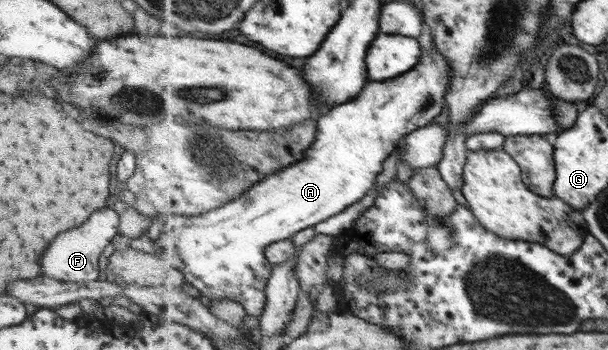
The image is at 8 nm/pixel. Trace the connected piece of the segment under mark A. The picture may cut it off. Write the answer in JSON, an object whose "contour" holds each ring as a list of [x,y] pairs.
{"contour":[[[437,46],[434,51],[425,51],[423,53],[421,62],[412,70],[411,73],[404,74],[403,77],[397,77],[389,80],[389,82],[371,82],[357,100],[353,102],[347,102],[347,104],[341,104],[337,106],[329,116],[325,114],[325,118],[319,120],[319,135],[318,140],[311,146],[311,149],[306,152],[305,158],[301,161],[293,164],[291,167],[281,170],[277,174],[273,174],[264,178],[262,181],[257,182],[248,191],[242,194],[238,199],[229,202],[226,206],[219,209],[213,209],[207,213],[201,213],[199,215],[167,215],[157,213],[151,219],[152,223],[150,227],[138,237],[132,237],[130,240],[129,248],[143,251],[149,254],[155,254],[160,257],[161,260],[166,261],[167,266],[171,267],[173,263],[176,263],[176,269],[179,274],[179,280],[182,281],[188,288],[195,291],[197,294],[203,294],[210,297],[212,300],[223,300],[224,298],[229,298],[235,300],[238,304],[244,305],[249,315],[255,317],[261,317],[266,311],[268,305],[268,284],[270,283],[270,278],[273,276],[272,272],[275,267],[268,259],[268,248],[275,243],[292,239],[297,233],[303,230],[313,228],[321,222],[325,222],[327,218],[331,216],[337,216],[341,212],[345,212],[349,206],[361,202],[365,196],[374,192],[375,186],[377,186],[377,180],[379,180],[379,174],[383,172],[383,166],[385,166],[385,160],[396,152],[400,144],[413,132],[425,129],[427,126],[431,125],[431,122],[443,114],[445,106],[448,105],[446,98],[448,98],[448,92],[450,92],[450,86],[452,86],[452,64],[447,58],[445,53]]]}

